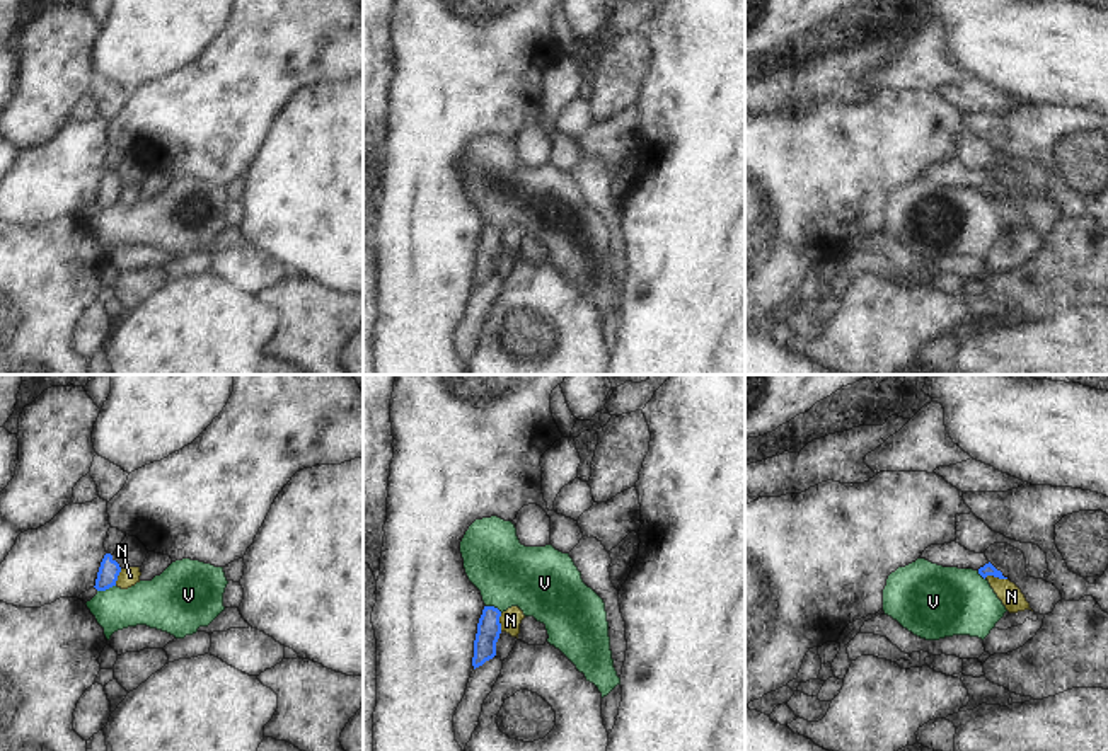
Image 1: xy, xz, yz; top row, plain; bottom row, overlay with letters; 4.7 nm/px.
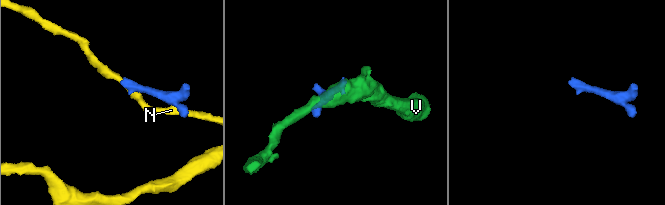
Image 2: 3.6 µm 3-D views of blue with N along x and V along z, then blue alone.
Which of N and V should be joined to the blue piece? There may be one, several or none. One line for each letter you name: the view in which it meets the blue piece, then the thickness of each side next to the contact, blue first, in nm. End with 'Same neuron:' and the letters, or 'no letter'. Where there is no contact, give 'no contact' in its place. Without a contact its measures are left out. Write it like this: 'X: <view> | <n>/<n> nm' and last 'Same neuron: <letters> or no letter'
Same neuron: no letter

